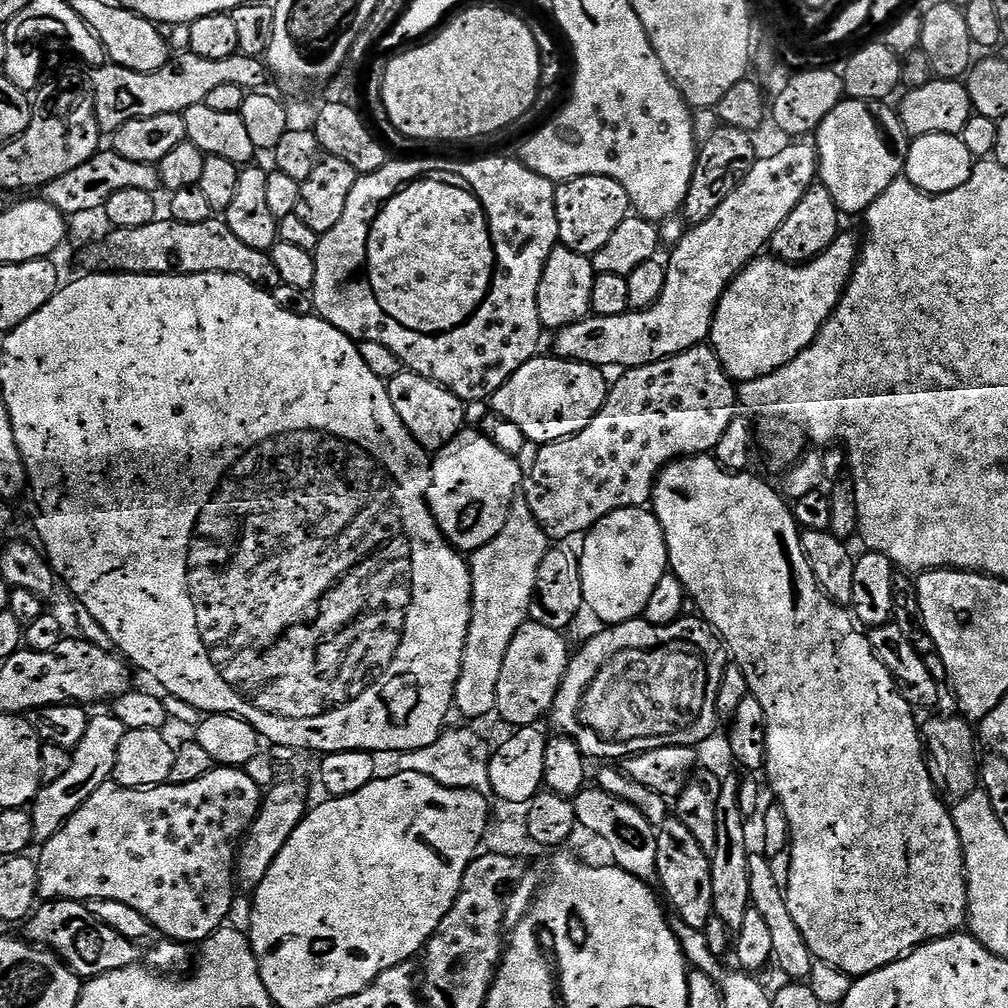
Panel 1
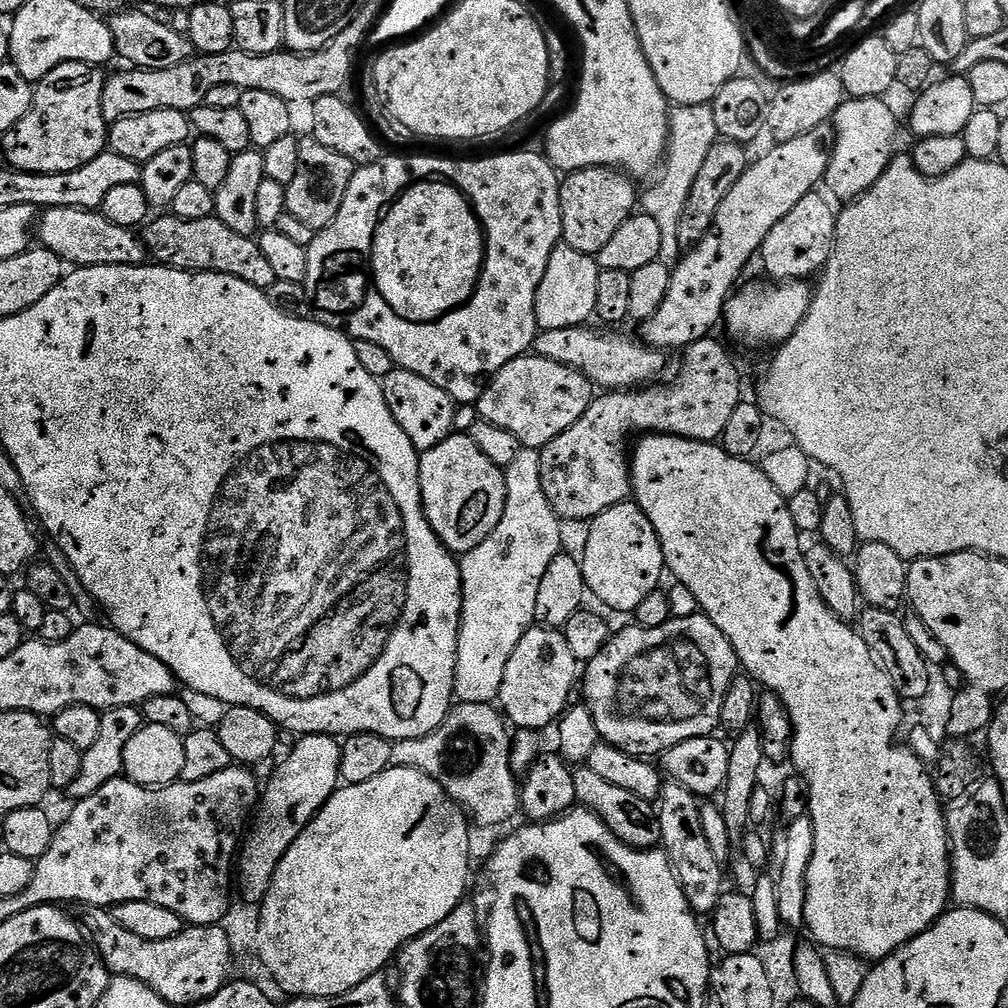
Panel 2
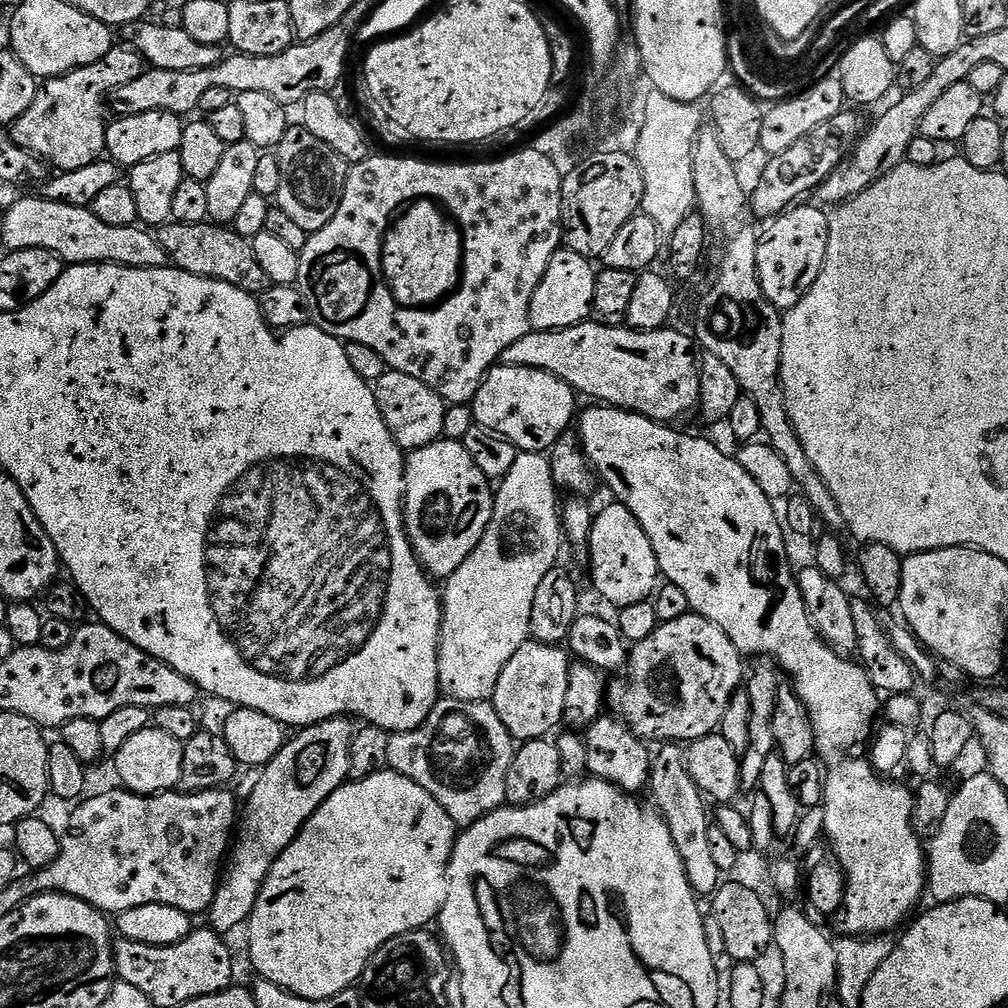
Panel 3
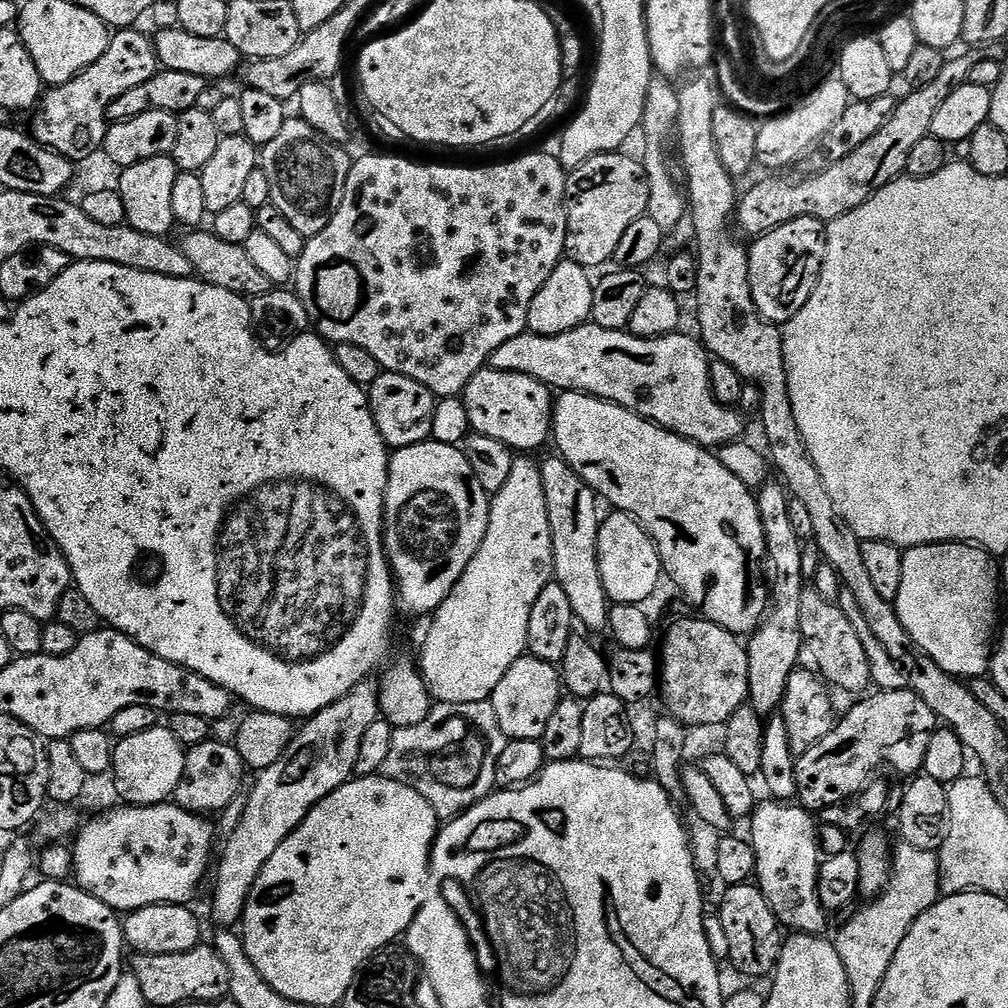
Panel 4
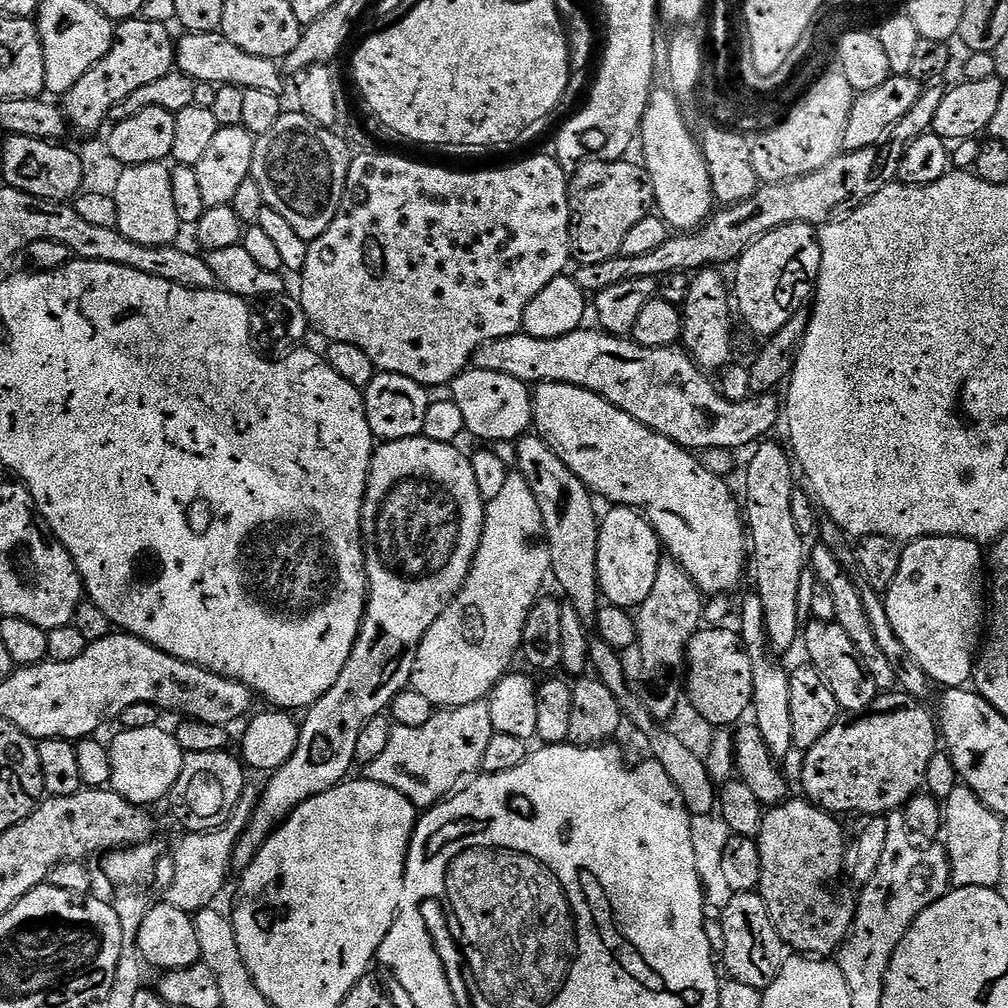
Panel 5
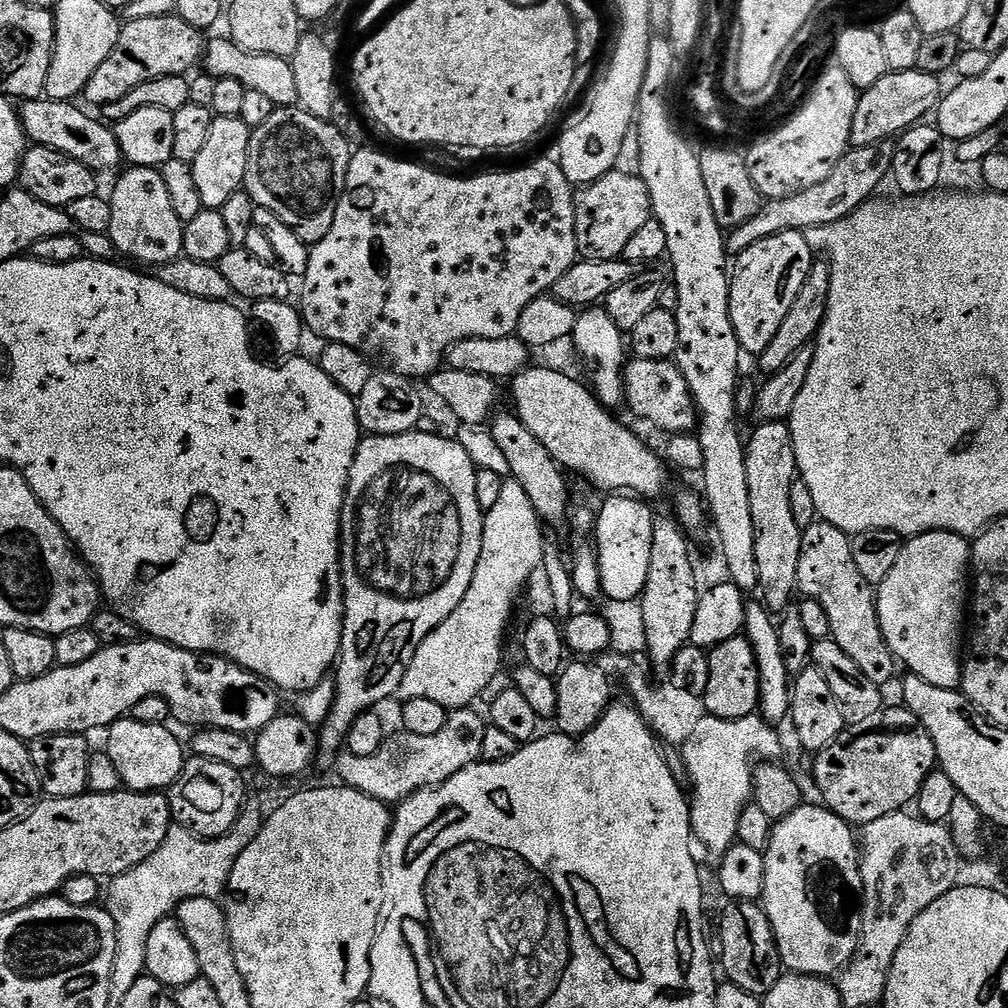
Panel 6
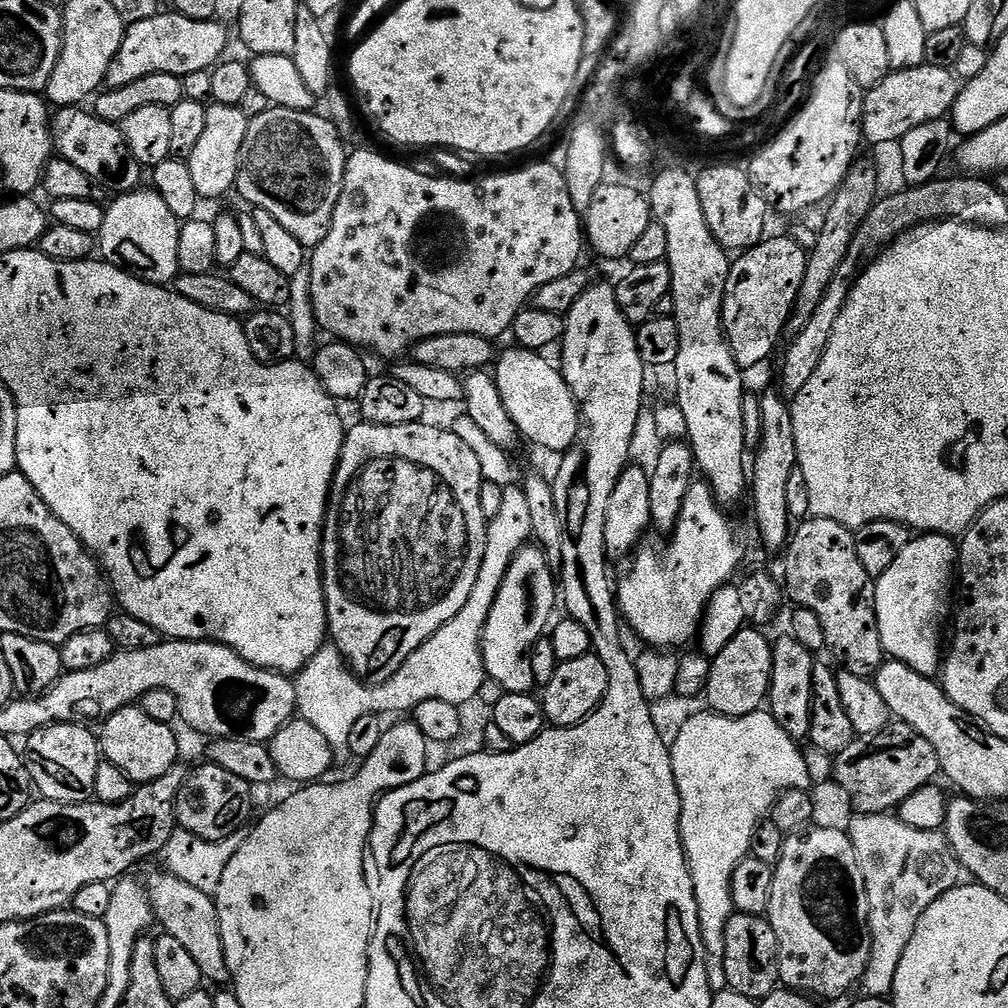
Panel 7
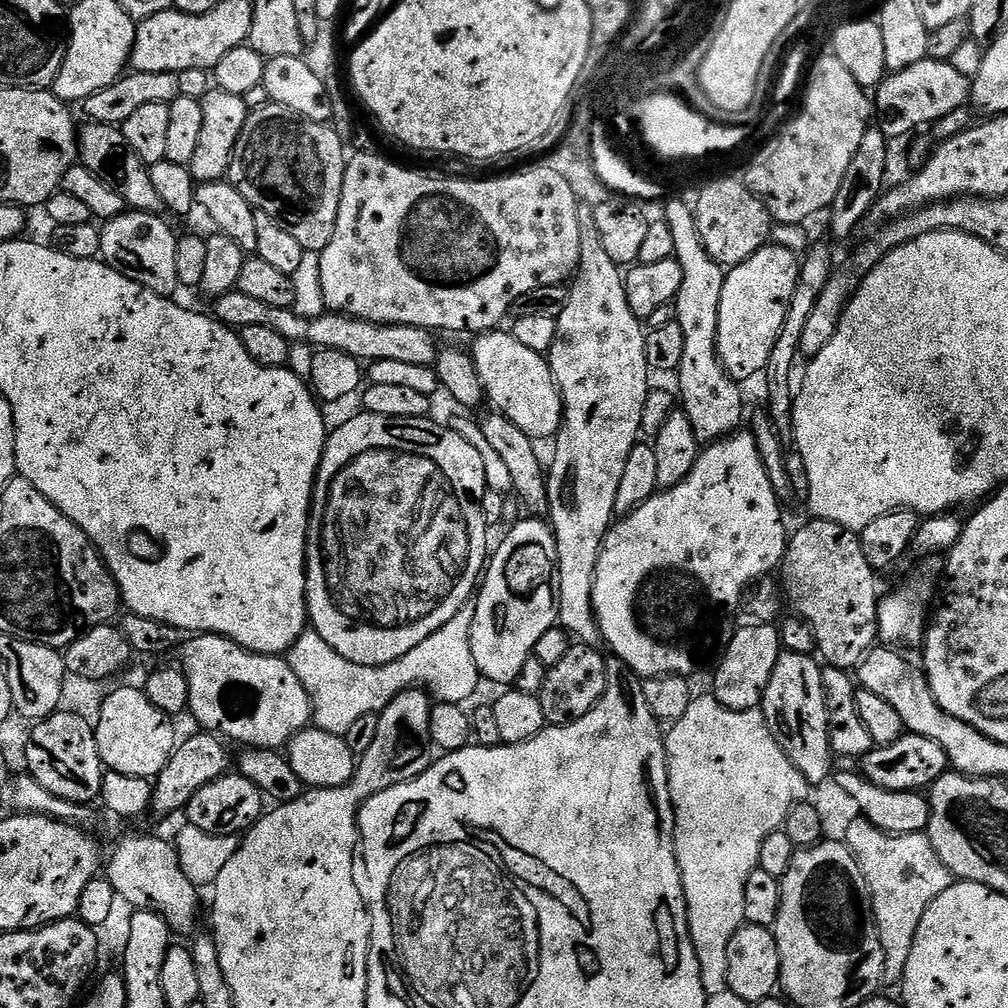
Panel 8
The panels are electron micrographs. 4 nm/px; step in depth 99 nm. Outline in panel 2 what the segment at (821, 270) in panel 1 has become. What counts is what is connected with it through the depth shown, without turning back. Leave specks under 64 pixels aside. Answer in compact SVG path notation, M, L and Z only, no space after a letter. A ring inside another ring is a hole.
M767 282L768 284L748 284L744 289L733 291L728 297L728 303L724 305L724 315L722 317L723 327L728 327L729 332L748 348L768 348L779 346L788 340L794 330L802 322L802 318L808 313L808 308L812 304L811 287L807 288L804 282Z

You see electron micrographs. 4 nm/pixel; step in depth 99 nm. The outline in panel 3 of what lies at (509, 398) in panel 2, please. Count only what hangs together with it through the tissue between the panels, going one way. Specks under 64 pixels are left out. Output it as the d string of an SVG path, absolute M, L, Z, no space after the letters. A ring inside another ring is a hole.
M497 363L485 376L470 411L477 425L510 441L522 452L547 453L573 427L578 393L562 378L526 366Z

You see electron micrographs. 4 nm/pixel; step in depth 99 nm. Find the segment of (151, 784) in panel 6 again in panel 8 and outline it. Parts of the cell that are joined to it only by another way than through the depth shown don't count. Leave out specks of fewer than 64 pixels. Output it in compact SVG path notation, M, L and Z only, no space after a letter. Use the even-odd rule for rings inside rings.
M139 687L116 688L104 697L102 714L94 725L98 754L105 769L118 774L155 778L170 762L178 743L173 721Z

